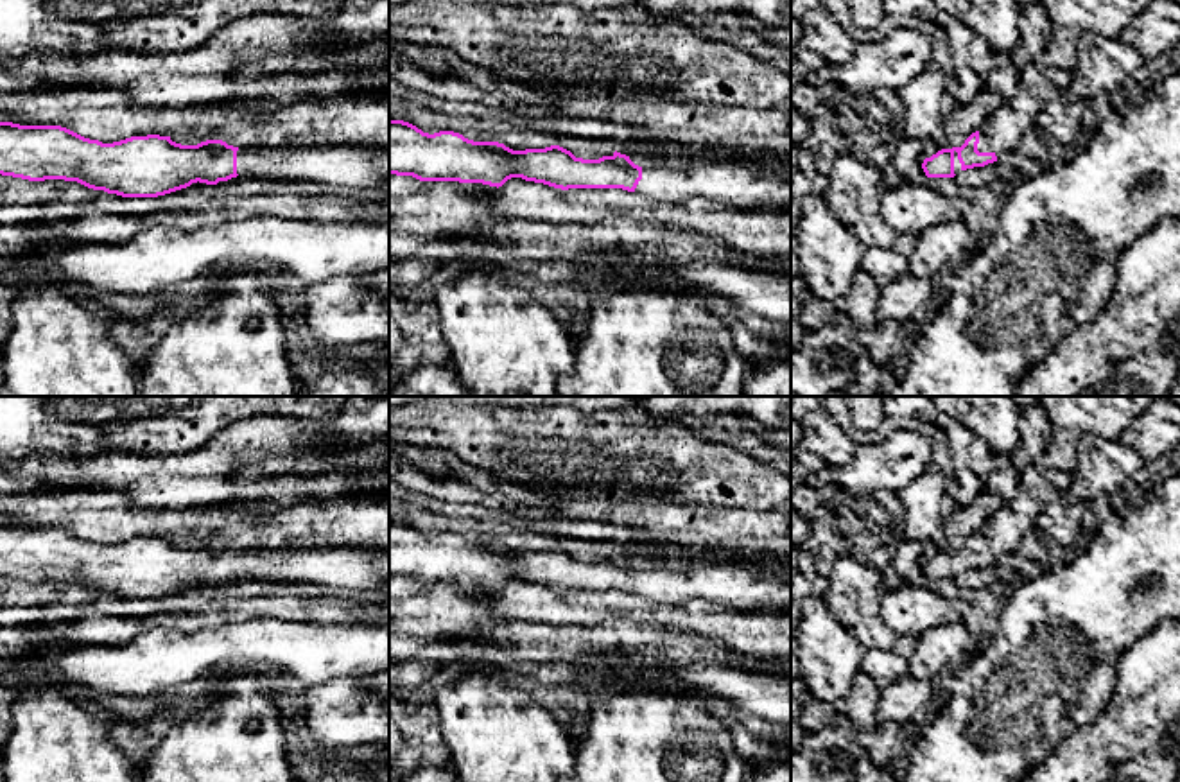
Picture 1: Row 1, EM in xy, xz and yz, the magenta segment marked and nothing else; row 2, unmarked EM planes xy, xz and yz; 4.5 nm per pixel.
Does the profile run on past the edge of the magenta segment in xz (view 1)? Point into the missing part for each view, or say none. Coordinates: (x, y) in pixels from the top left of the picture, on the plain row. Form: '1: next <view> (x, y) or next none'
1: next xz (732, 585)

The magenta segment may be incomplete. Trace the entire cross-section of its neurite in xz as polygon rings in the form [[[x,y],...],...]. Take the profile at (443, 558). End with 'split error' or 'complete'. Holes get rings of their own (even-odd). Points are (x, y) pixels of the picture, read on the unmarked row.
[[[389,522],[389,578],[412,578],[420,583],[459,583],[502,588],[511,579],[543,585],[554,590],[622,590],[649,603],[680,606],[705,599],[737,612],[791,612],[791,576],[757,574],[739,563],[701,565],[699,556],[685,556],[690,565],[674,570],[665,567],[638,569],[629,558],[613,554],[599,561],[576,560],[570,552],[551,547],[545,551],[513,552],[499,543],[473,543],[454,533],[423,534],[403,522]]]; split error

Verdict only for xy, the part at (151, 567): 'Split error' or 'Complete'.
Split error

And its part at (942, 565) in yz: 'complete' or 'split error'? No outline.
split error

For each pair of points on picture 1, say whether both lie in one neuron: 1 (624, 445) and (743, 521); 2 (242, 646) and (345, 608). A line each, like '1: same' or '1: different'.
1: different
2: different

